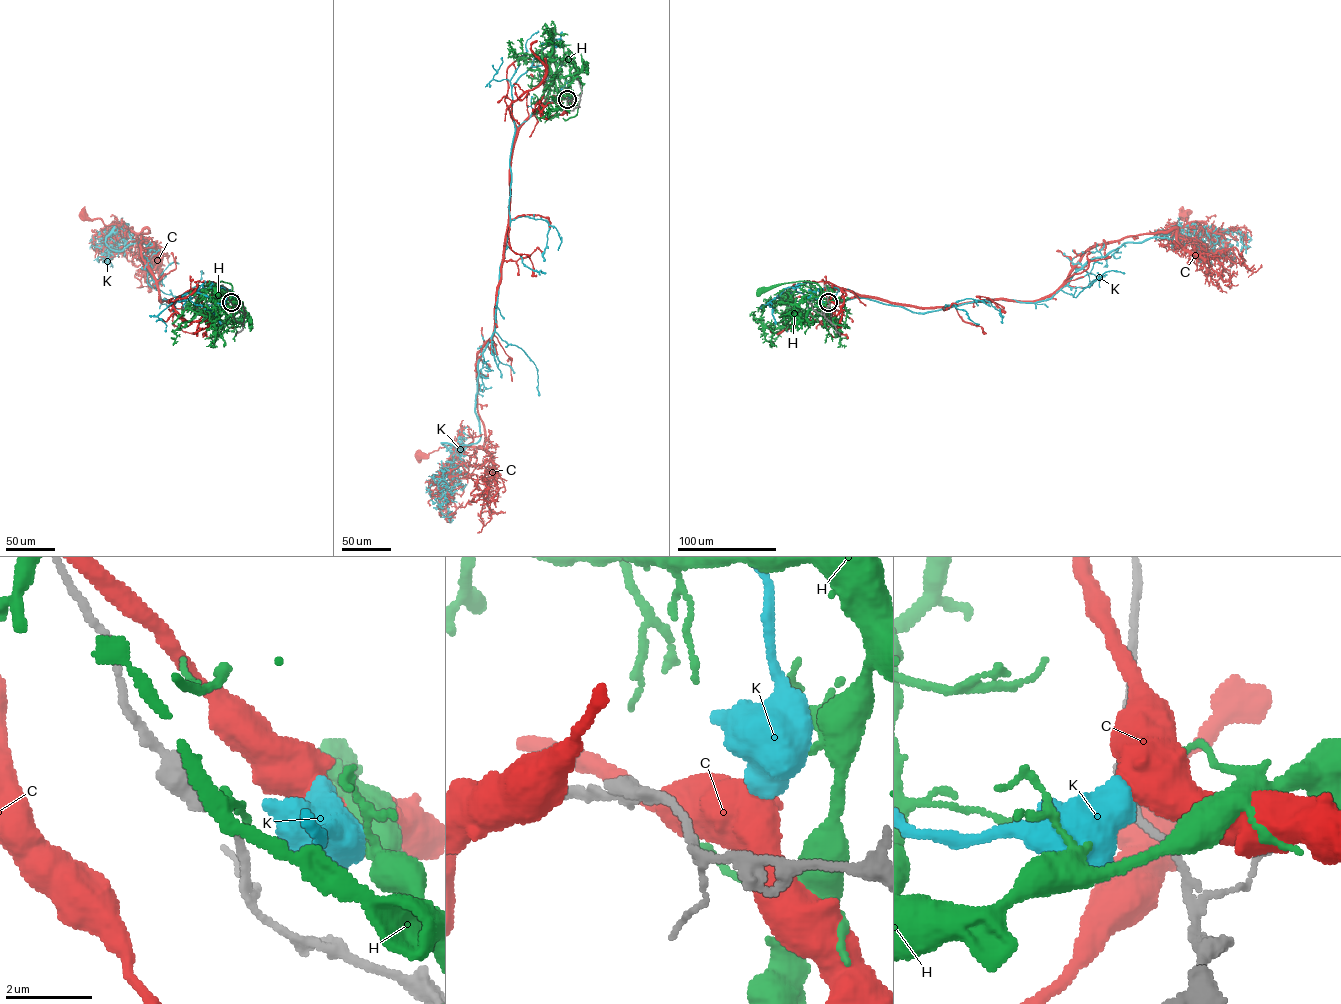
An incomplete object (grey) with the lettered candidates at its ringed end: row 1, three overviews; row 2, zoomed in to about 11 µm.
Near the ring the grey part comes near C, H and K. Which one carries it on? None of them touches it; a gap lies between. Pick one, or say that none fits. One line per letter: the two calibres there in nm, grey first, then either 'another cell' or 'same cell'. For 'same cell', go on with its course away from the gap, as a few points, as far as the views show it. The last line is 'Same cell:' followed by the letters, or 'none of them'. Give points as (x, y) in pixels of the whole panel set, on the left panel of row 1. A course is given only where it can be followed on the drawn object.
C: 170 nm thick on the grey side, 900 nm on the other; another cell
H: 170 nm thick on the grey side, 130 nm on the other; another cell
K: 170 nm thick on the grey side, 750 nm on the other; another cell
Same cell: none of them

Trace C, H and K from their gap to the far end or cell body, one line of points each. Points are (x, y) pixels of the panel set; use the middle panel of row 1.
C: (568, 99), (548, 97), (521, 126), (514, 144), (496, 323), (477, 355), (477, 409), (484, 443), (419, 453)
H: (567, 99), (571, 95), (565, 92), (568, 90), (558, 76), (551, 31)
K: (568, 98), (566, 82), (515, 129), (495, 331), (478, 363), (480, 439), (442, 443), (449, 511)

